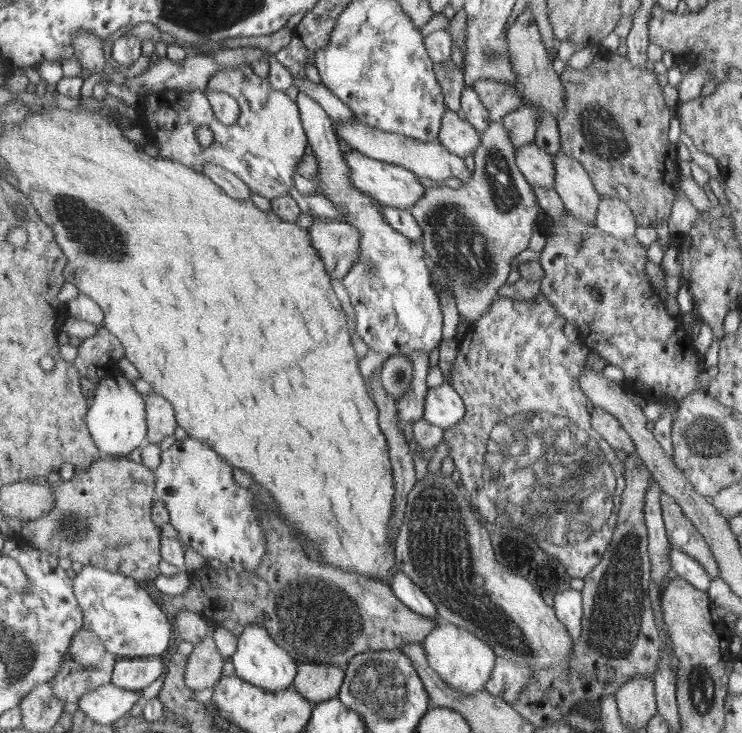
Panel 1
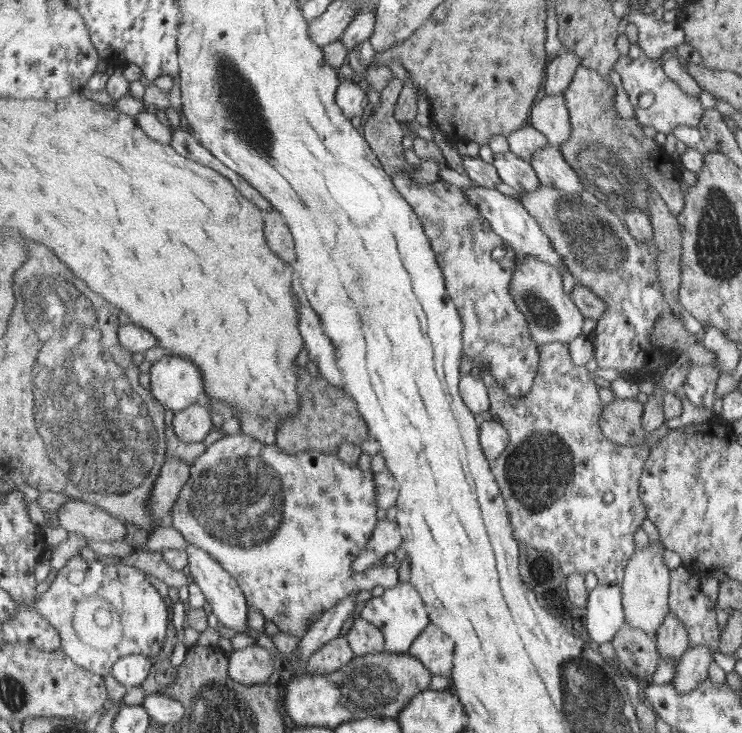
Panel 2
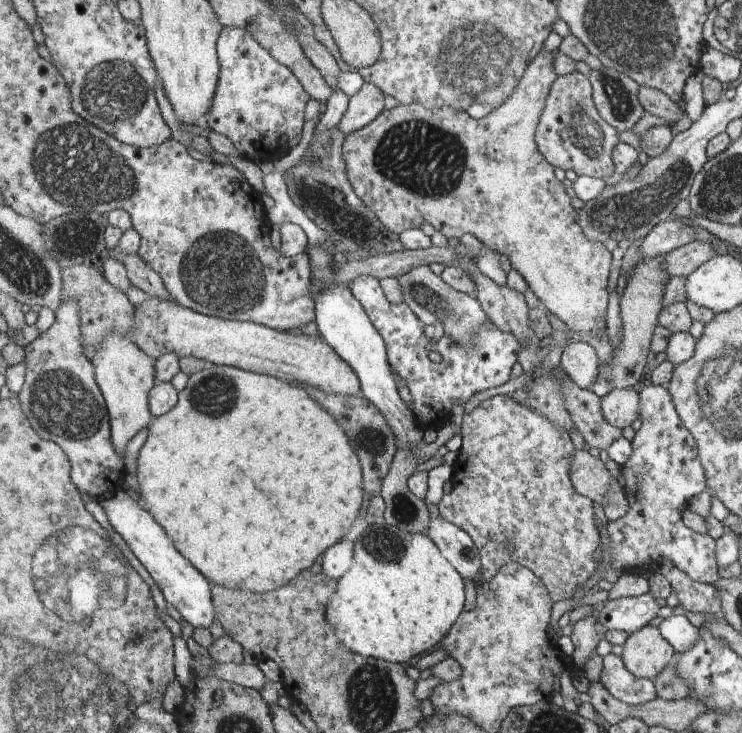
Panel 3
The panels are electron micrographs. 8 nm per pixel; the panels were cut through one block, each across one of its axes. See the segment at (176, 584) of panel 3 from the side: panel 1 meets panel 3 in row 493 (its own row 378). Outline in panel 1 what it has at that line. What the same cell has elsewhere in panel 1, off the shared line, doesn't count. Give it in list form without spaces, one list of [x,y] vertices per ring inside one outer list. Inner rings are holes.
[[[123,374],[115,379],[103,380],[95,390],[95,398],[86,414],[86,424],[90,428],[97,448],[110,458],[128,458],[133,450],[139,450],[147,442],[147,397],[135,390],[132,381]]]

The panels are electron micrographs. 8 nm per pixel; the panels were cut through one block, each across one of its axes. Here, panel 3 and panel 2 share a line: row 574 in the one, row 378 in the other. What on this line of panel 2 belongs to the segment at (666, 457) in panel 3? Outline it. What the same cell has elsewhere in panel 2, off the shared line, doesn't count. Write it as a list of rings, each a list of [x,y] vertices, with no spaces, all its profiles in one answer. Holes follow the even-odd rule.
[[[692,361],[688,363],[688,367],[688,380],[683,386],[688,400],[693,405],[713,410],[715,390],[717,390],[717,380],[720,374],[719,368],[694,364]]]

